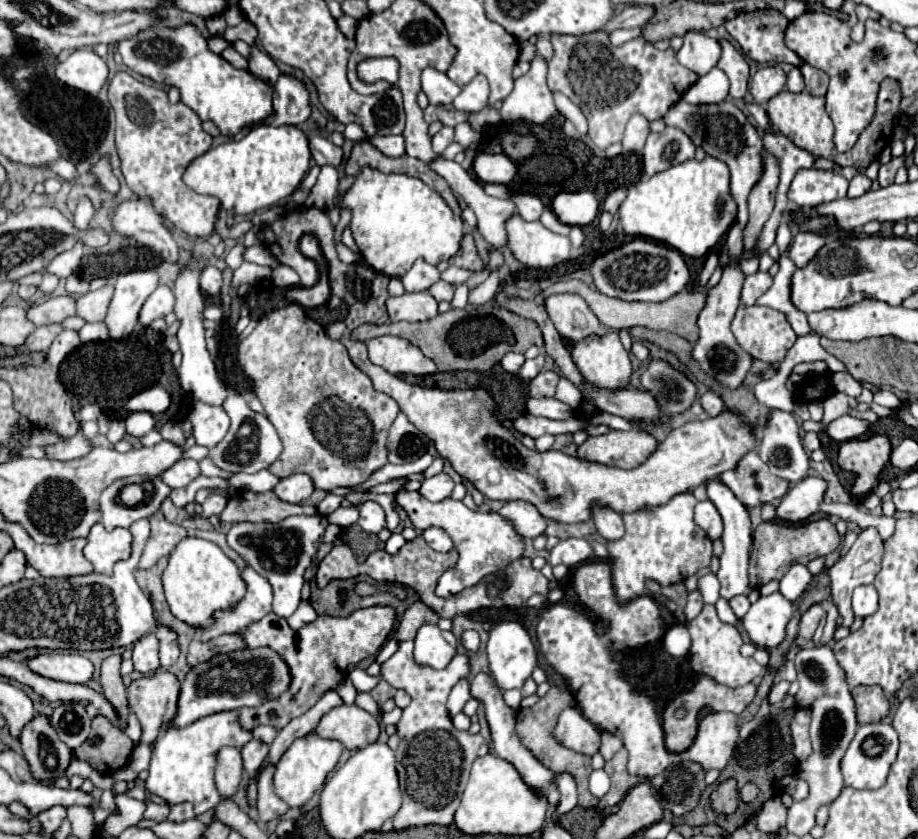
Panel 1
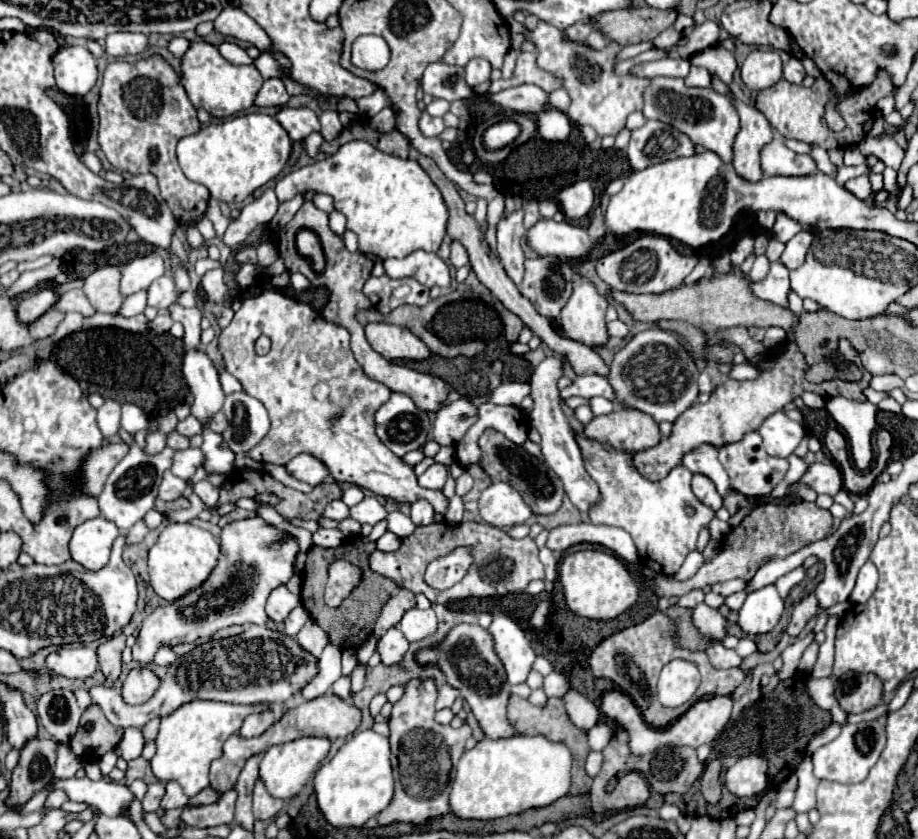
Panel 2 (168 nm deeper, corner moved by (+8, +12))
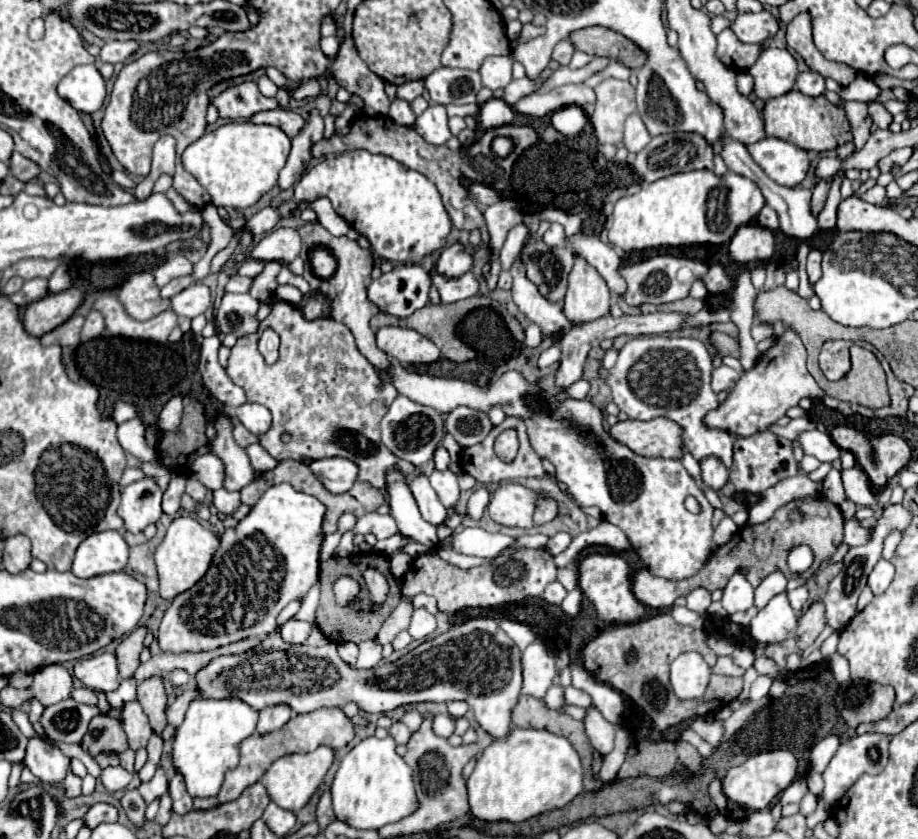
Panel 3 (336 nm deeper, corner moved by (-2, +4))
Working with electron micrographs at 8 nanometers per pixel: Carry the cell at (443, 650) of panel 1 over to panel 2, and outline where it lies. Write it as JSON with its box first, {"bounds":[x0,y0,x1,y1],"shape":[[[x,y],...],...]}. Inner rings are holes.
{"bounds":[398,608,438,642],"shape":[[[412,608],[412,610],[408,610],[404,614],[404,618],[400,620],[398,628],[402,630],[402,634],[410,642],[418,642],[422,638],[428,638],[428,636],[436,634],[436,630],[438,630],[438,618],[436,618],[434,610]]]}

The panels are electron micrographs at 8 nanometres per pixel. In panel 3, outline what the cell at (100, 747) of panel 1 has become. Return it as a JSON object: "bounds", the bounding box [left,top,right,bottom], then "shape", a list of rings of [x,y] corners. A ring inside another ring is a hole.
{"bounds":[80,714,128,754],"shape":[[[100,714],[90,722],[88,732],[82,738],[80,746],[88,754],[98,754],[102,750],[122,754],[128,748],[128,738],[126,738],[126,732],[124,732],[120,720],[106,716],[106,714]]]}

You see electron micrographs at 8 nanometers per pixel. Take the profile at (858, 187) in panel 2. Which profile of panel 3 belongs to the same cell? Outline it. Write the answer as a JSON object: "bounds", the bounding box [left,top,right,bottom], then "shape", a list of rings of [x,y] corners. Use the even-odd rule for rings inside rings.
{"bounds":[860,186,886,204],"shape":[[[872,186],[870,190],[866,190],[862,196],[860,196],[864,202],[868,202],[868,204],[884,204],[884,200],[886,200],[886,188],[882,188],[882,186]]]}

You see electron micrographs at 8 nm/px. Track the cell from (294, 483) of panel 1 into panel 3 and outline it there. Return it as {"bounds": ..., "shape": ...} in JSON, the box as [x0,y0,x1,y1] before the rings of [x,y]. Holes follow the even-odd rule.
{"bounds":[310,458,358,494],"shape":[[[324,458],[324,460],[314,460],[310,464],[310,470],[330,488],[334,494],[342,494],[352,488],[358,476],[358,466],[348,460],[348,458]]]}

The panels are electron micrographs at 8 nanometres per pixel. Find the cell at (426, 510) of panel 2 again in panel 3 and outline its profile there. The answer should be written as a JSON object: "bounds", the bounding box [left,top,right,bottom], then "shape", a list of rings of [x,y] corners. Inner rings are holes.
{"bounds":[410,472,448,524],"shape":[[[418,472],[412,478],[410,490],[412,490],[412,494],[414,494],[416,502],[418,502],[418,508],[420,508],[422,516],[424,516],[424,520],[428,520],[432,524],[442,524],[444,518],[448,516],[448,510],[440,504],[434,488],[430,486],[428,478],[422,472]]]}

